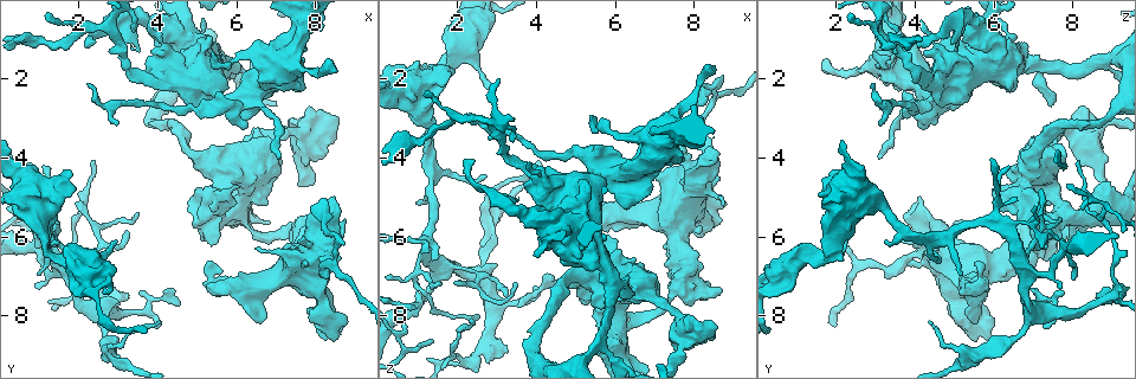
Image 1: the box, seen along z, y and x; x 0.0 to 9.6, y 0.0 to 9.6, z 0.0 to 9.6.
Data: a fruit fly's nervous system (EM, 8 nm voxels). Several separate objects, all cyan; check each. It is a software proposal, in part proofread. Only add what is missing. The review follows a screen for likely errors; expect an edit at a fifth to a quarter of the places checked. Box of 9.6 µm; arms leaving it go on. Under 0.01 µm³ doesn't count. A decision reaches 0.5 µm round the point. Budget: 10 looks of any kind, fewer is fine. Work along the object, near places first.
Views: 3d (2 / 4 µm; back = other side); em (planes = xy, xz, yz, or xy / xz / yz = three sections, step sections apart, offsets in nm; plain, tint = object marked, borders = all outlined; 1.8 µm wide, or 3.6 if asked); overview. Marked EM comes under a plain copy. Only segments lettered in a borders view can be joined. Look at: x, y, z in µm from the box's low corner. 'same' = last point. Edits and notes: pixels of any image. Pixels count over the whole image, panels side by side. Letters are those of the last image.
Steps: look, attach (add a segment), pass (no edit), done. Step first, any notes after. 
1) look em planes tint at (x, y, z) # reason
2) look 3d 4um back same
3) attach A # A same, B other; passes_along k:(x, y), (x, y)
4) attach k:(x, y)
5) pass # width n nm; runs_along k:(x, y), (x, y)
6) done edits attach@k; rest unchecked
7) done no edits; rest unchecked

look em planes borders at (5.35, 1.05, 4.65) # stops while still wide

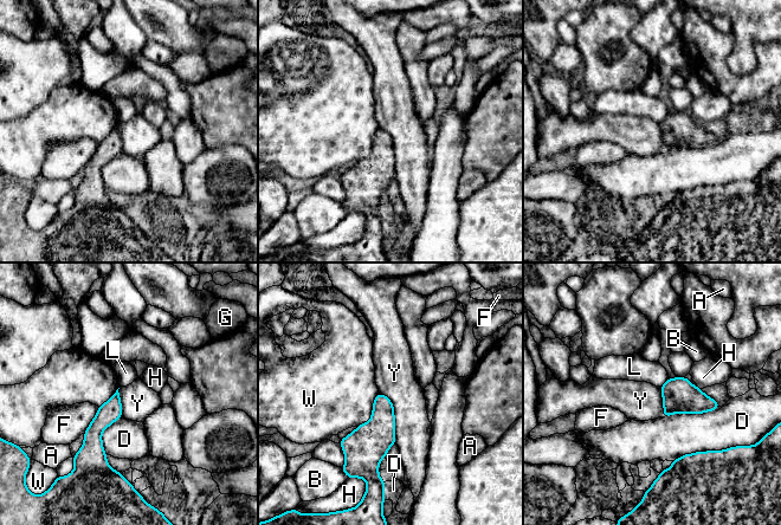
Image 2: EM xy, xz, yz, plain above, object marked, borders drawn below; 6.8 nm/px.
pass # longest_contact D 400 nm; A other, B other, D other, F other, G other, H other, L other, W other, Y other; runs_along 2:(116, 395), (95, 429), (101, 461); none of them fits

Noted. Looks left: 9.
look em 3.6um planes borders at (2.25, 2.10, 2.90) # an open end

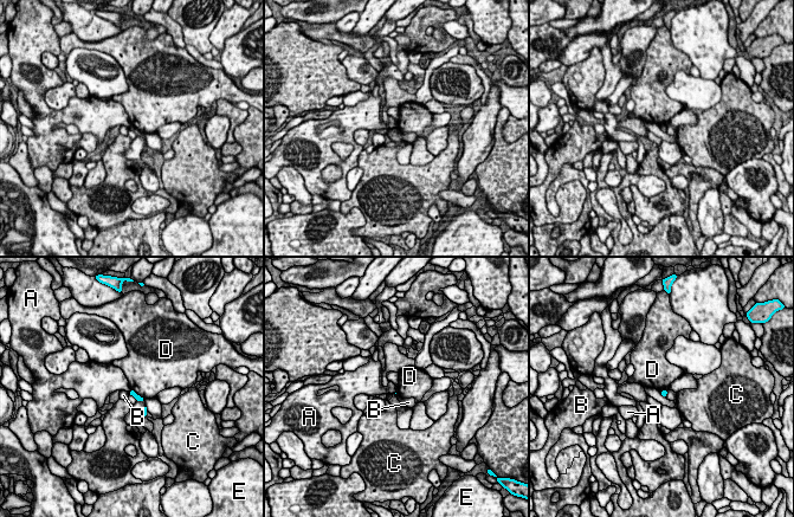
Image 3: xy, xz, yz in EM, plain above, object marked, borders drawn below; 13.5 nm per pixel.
pass # A other, B other, C other, D other, E other; border 3:(131, 389), (144, 399); no lettered segment goes on from it

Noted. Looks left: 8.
look em xy step 16 tint at (4.55, 7.65, 7.15)

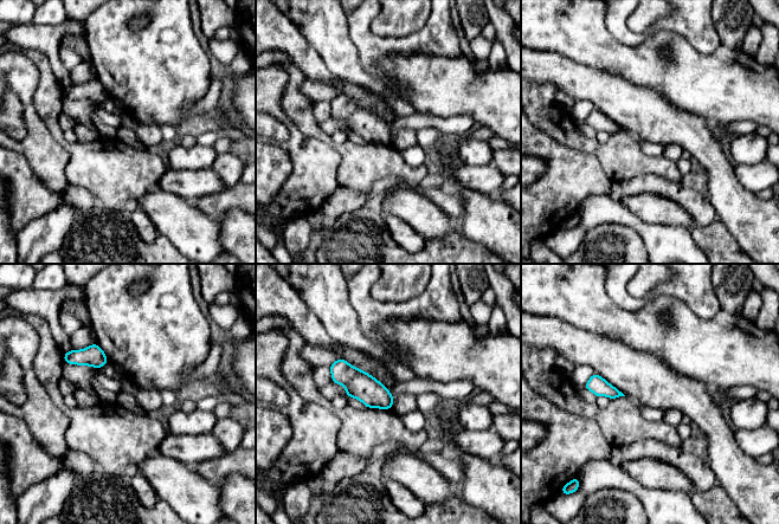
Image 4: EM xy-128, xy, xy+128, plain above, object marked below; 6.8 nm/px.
look em planes borders same # cut it another way

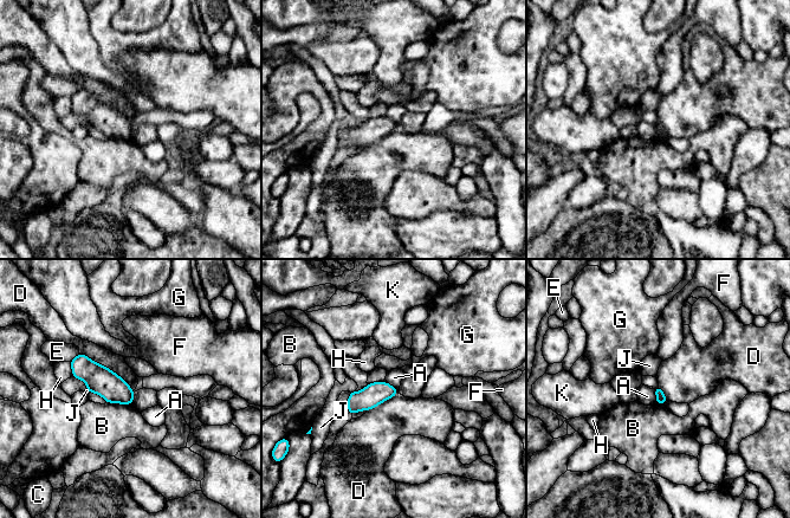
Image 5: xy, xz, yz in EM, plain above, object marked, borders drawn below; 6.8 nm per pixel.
pass # A other, B other, C other, D other, E other, F other, G other, H other, J other, K other; border 5:(79, 353), (108, 367), (130, 388); no lettered segment goes on from it

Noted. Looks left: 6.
look em xz step 8 tint at (2.80, 7.60, 8.70) # a fork

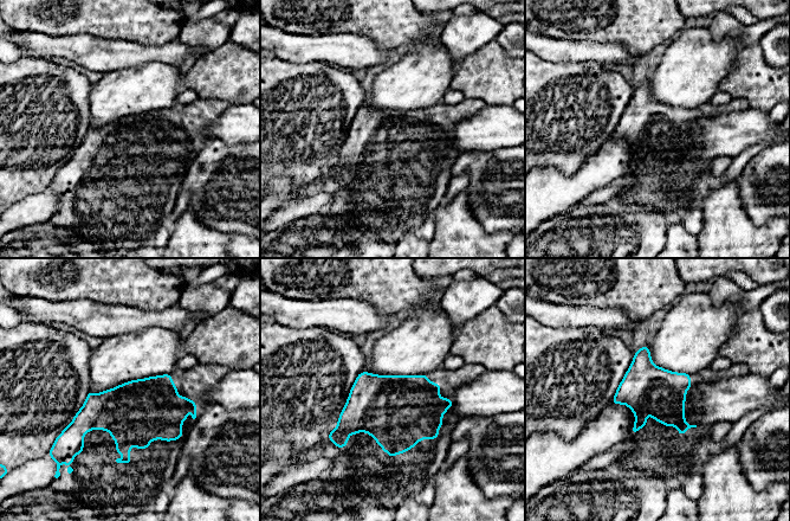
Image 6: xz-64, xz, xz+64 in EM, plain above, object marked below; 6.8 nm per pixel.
look em planes borders same # cut it another way

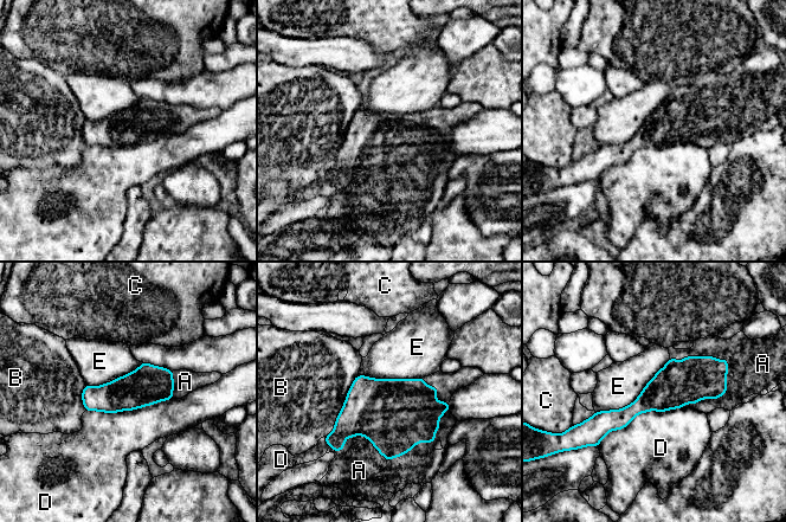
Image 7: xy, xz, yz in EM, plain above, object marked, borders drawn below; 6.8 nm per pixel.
attach A # width 260 nm; A same, B other, C other, D other, E other; passes_along 7:(394, 420), (392, 457), (359, 470); the neuron continues

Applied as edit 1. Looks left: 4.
look 3d 4um at (8.40, 1.55, 1.65) # free end

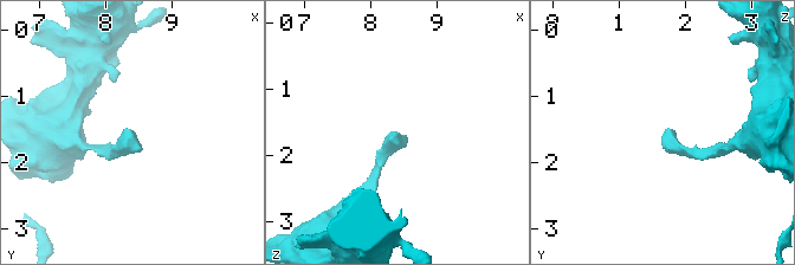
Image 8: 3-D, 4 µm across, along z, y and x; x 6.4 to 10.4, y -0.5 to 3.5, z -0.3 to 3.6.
look em planes tint at (8.40, 1.50, 1.70)

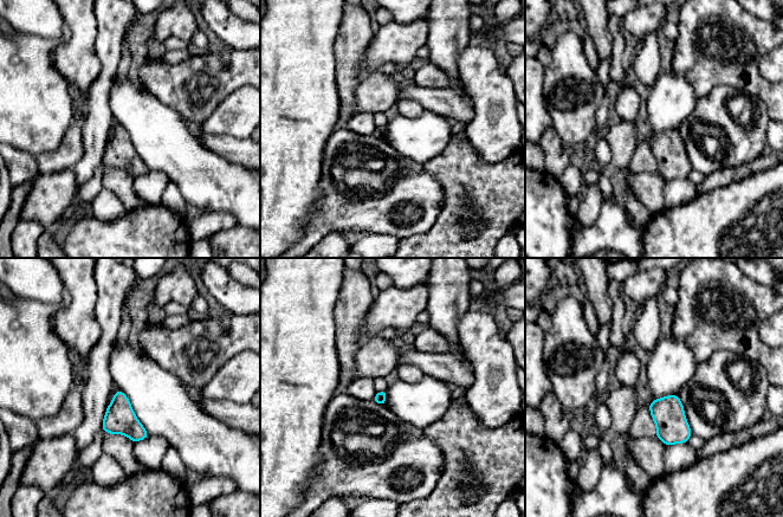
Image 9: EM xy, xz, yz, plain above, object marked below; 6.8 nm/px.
look em planes borders same # what lies round it

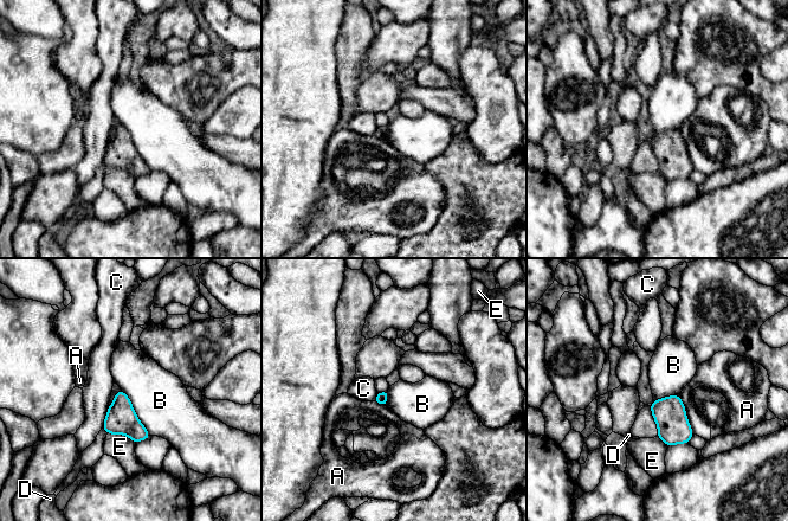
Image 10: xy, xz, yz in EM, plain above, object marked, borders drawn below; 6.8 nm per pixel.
pass # A other, B other, C other, D other, E other; border 10:(122, 390), (136, 417), (150, 435); no lettered segment goes on from it

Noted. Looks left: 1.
done edits attach@7; rest unchecked

